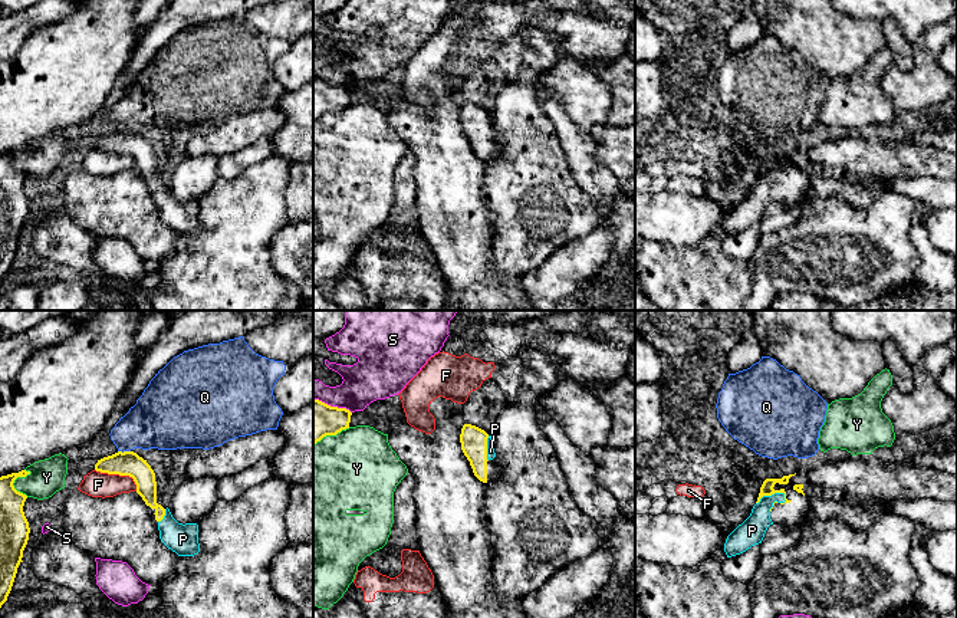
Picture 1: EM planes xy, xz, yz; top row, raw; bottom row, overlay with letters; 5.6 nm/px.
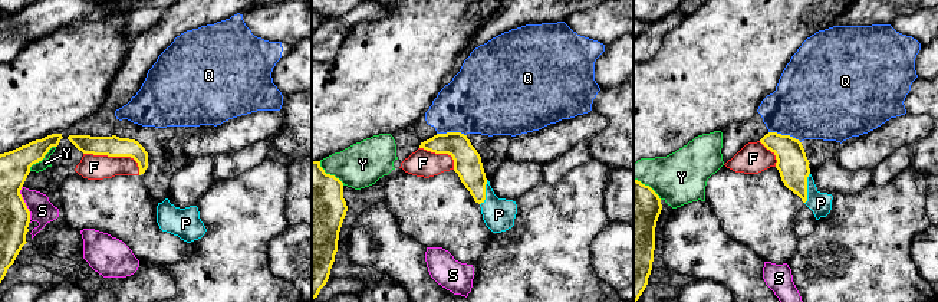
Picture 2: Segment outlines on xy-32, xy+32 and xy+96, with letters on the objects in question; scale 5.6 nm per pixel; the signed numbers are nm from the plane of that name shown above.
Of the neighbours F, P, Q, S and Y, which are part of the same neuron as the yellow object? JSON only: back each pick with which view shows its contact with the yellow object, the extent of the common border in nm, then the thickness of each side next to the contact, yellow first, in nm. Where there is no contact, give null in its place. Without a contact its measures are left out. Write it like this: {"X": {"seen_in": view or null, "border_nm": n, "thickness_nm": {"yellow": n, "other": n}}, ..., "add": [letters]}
{"P": {"seen_in": "yz", "border_nm": 180, "thickness_nm": {"yellow": 70, "other": 150}}, "add": ["P"]}

